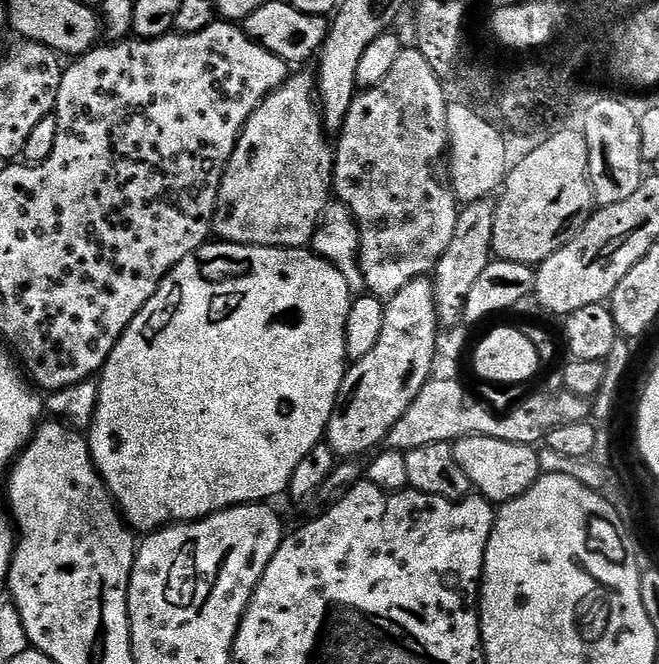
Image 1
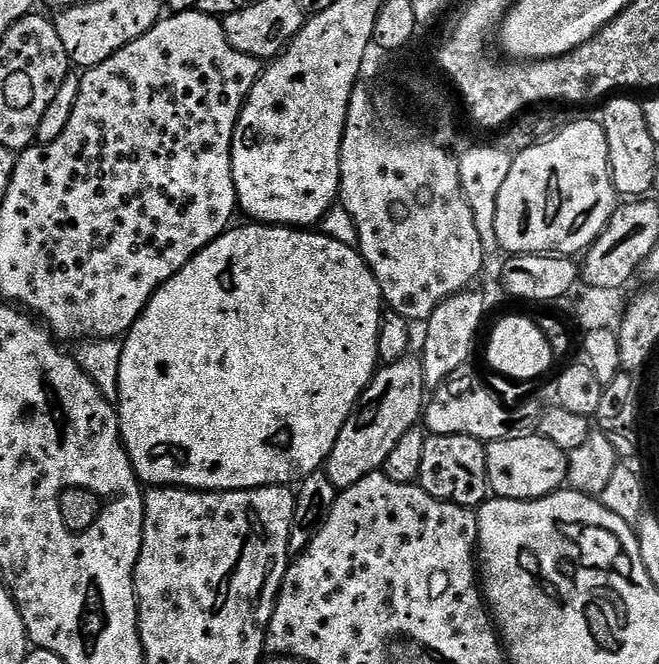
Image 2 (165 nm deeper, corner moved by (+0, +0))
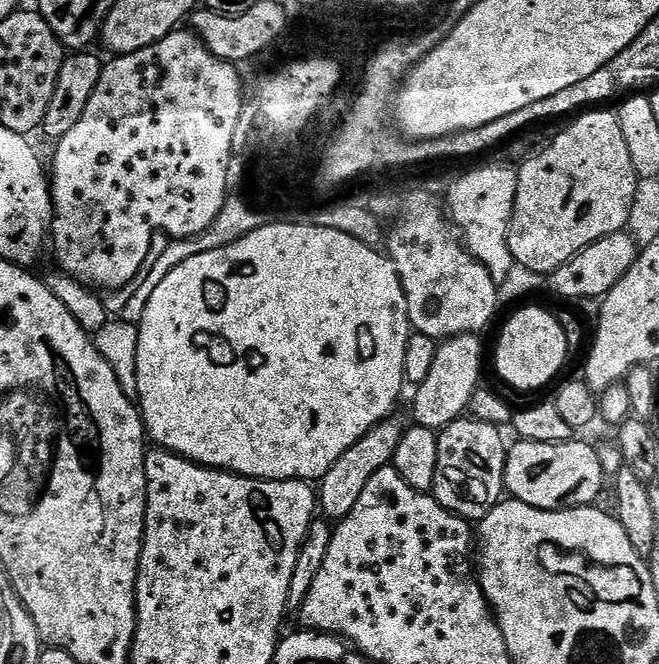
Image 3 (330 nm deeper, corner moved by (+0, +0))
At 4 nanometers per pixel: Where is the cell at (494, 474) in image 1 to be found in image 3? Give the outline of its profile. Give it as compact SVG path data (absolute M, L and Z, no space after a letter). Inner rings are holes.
M579 438L557 444L521 439L515 443L509 447L504 475L504 490L511 499L551 512L558 512L562 508L587 508L599 501L596 499L604 488L606 475L595 447L592 449Z

